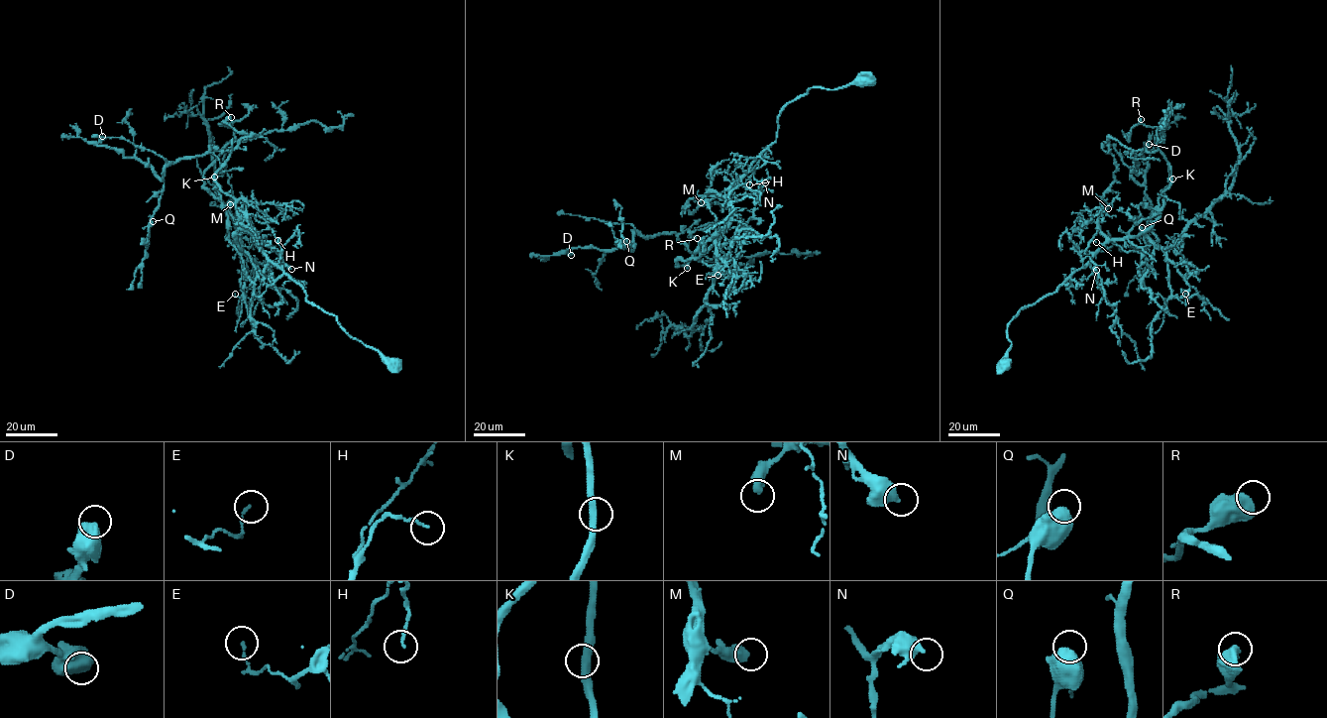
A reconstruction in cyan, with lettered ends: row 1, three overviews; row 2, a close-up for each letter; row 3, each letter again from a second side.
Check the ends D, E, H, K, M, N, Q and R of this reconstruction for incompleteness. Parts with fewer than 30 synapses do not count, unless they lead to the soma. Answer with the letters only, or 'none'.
D

